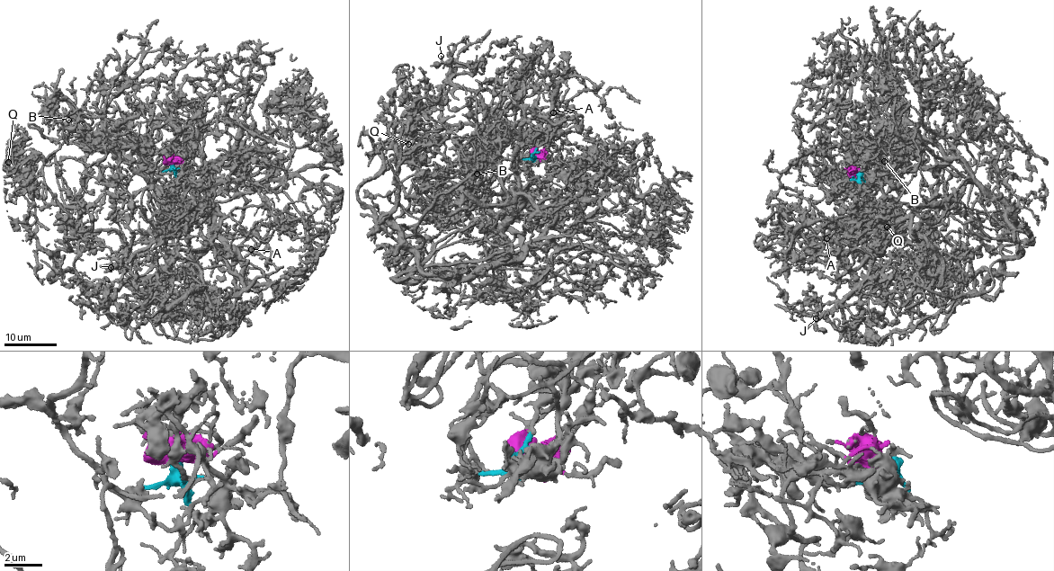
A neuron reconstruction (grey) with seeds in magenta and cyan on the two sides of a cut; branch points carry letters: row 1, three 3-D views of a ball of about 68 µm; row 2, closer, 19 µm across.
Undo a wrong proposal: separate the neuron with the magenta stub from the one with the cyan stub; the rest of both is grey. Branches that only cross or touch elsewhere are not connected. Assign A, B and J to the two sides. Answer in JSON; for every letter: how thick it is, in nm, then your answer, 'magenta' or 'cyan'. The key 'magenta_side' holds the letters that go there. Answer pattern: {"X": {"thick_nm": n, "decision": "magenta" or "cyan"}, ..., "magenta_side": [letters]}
{"A": {"thick_nm": 170, "decision": "cyan"}, "B": {"thick_nm": 200, "decision": "magenta"}, "J": {"thick_nm": 180, "decision": "cyan"}, "magenta_side": ["B"]}

